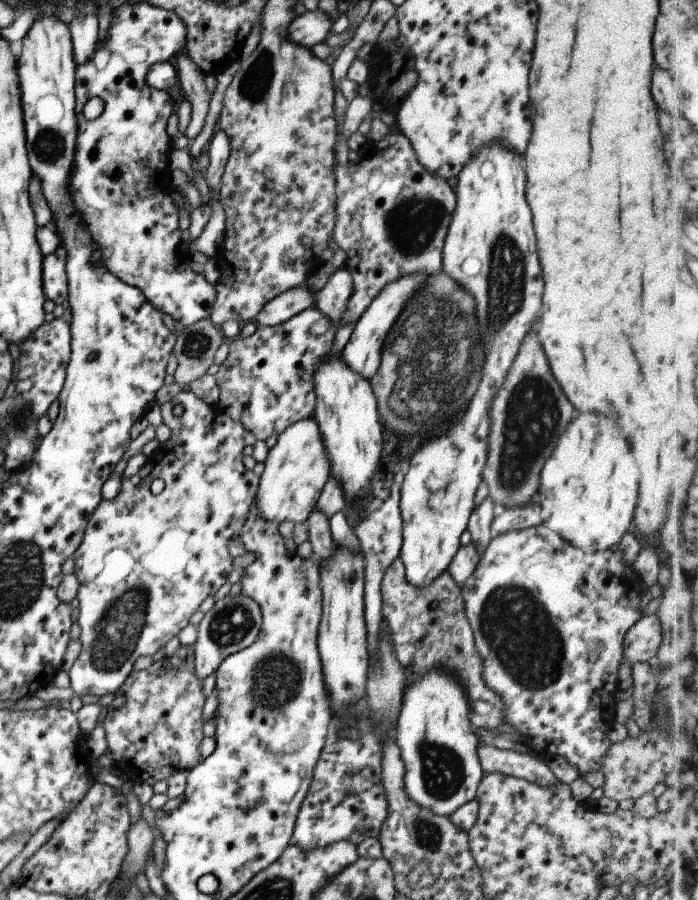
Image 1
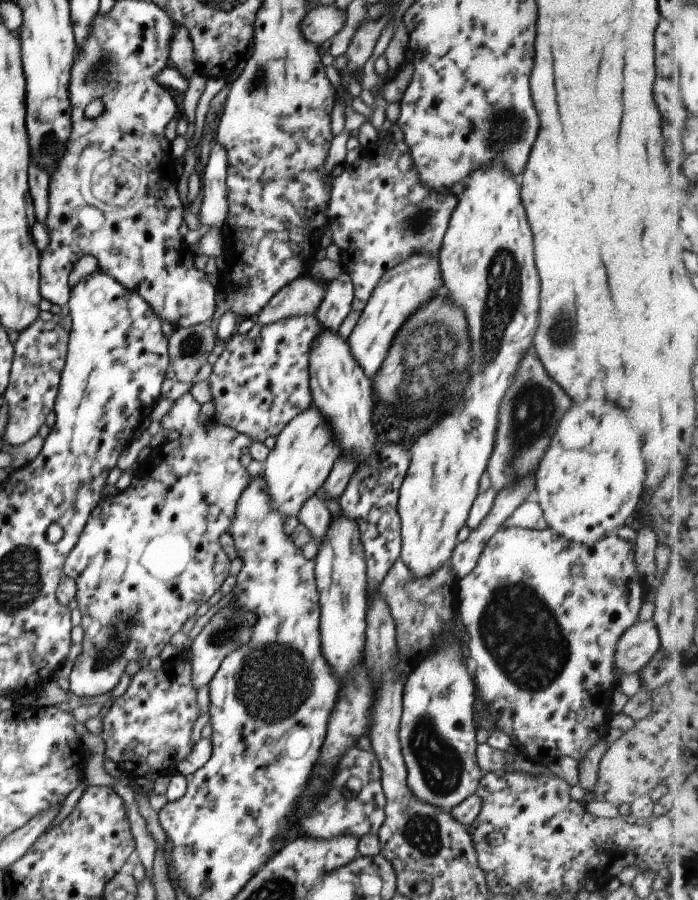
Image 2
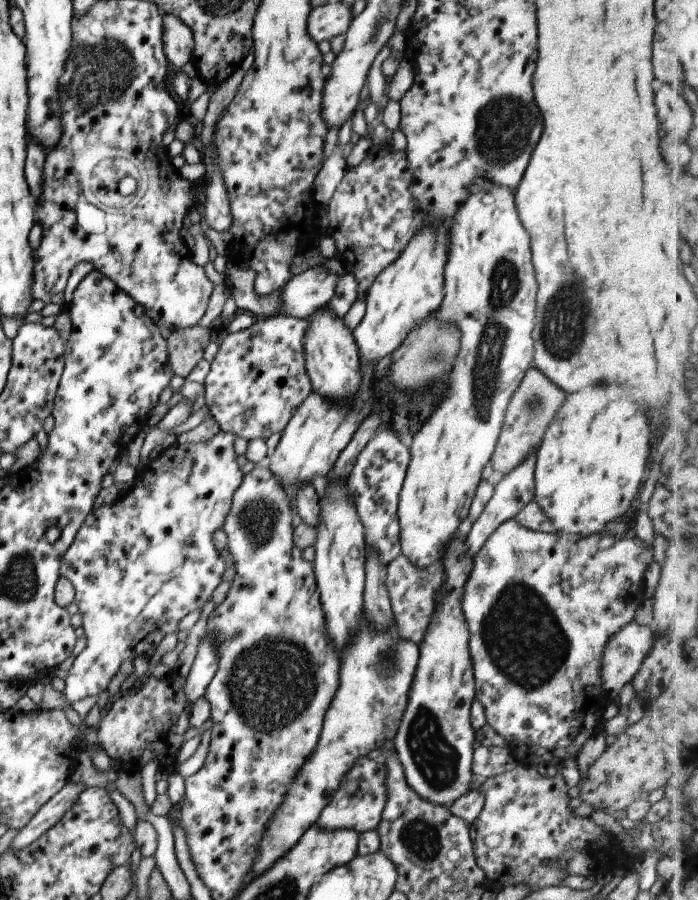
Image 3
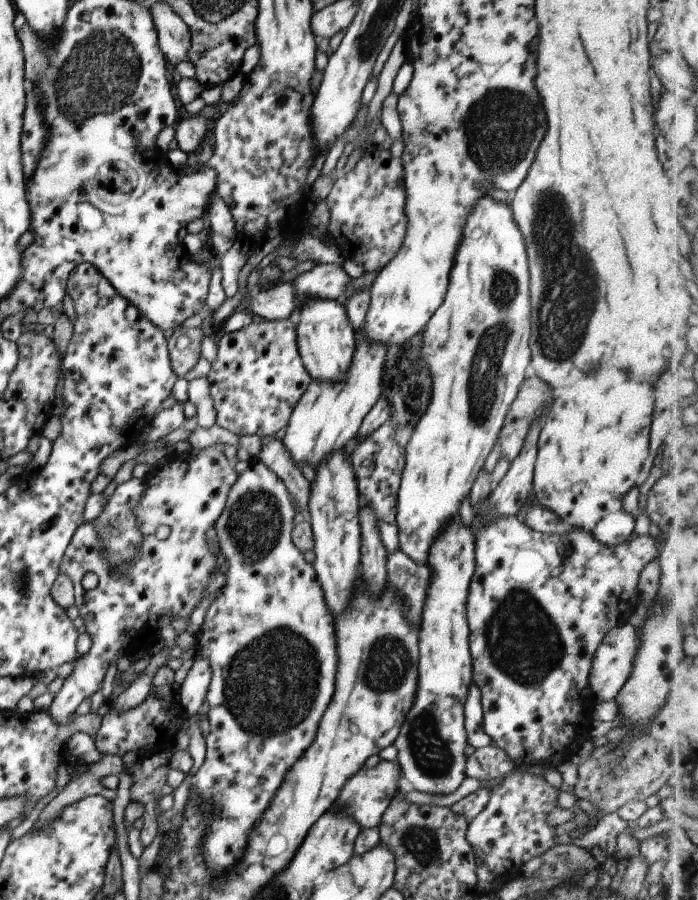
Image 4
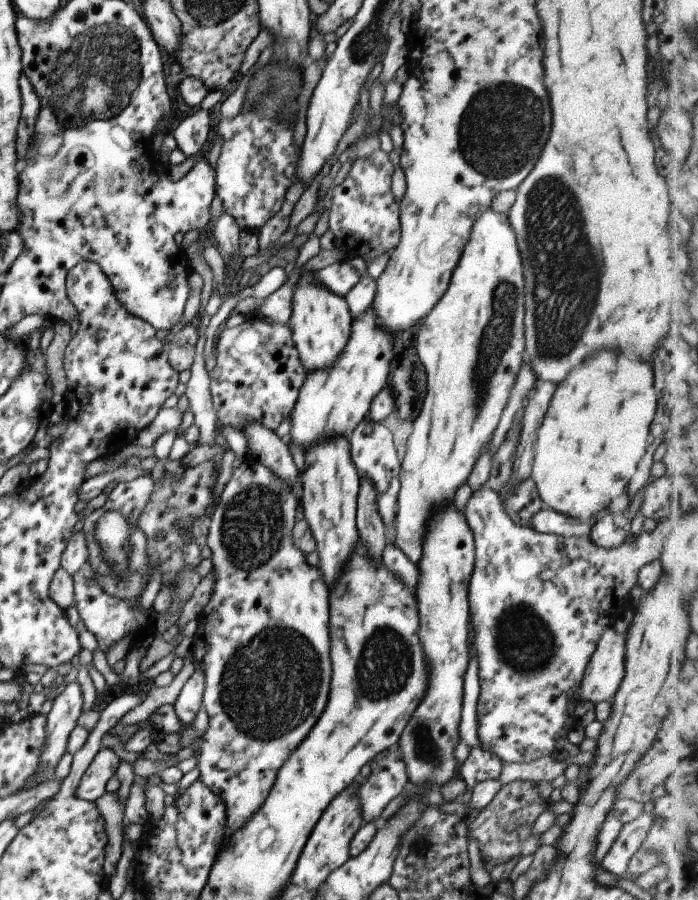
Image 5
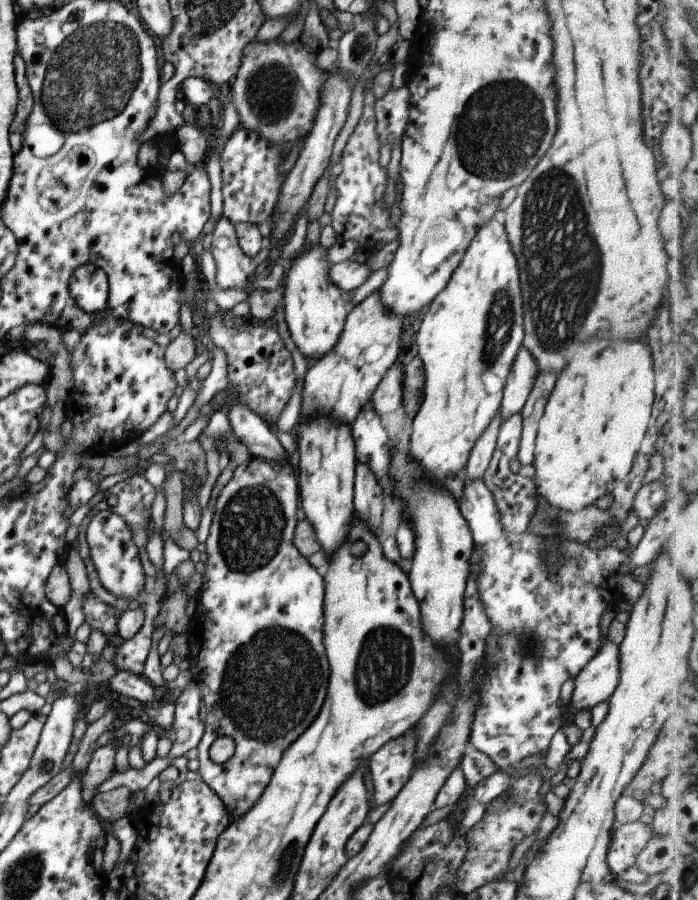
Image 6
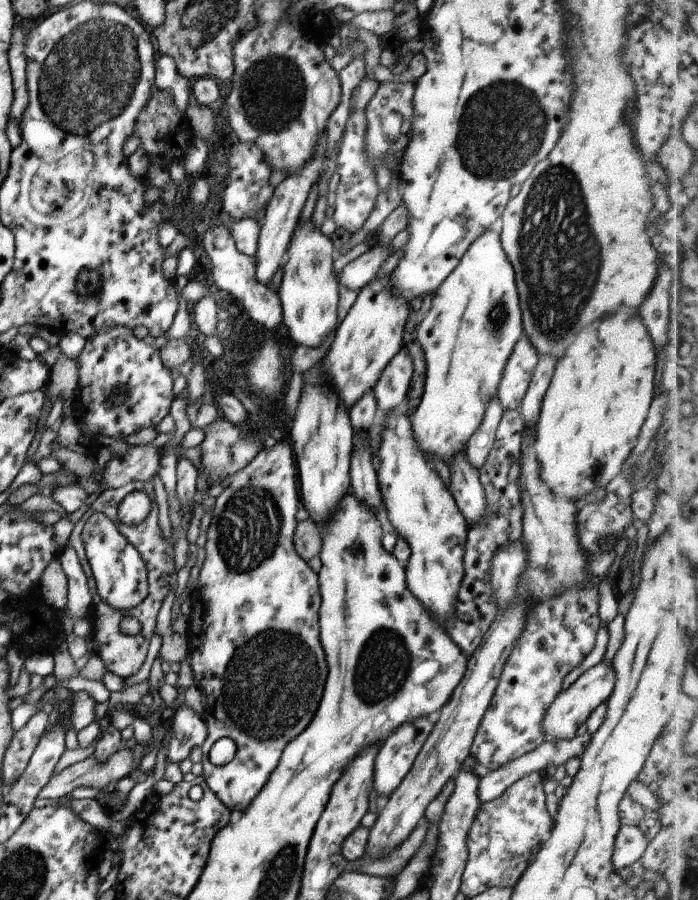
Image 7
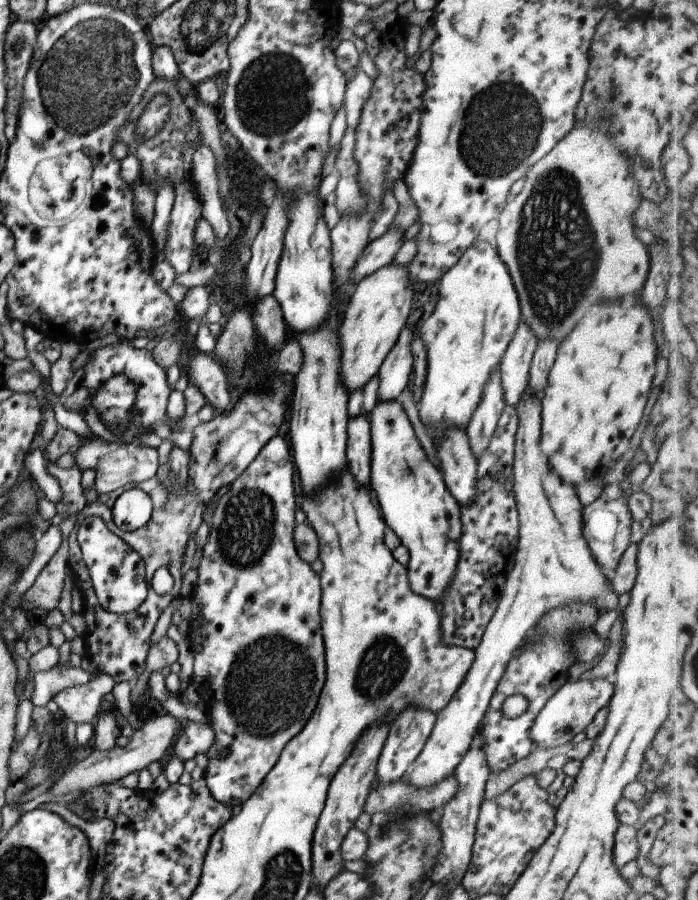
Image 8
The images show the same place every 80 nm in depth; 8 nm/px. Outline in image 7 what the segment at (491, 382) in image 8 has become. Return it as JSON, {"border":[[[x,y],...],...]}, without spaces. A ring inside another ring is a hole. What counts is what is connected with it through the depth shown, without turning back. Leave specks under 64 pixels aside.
{"border":[[[491,397],[483,409],[479,426],[471,433],[464,448],[467,460],[478,470],[494,441],[494,434],[503,410],[498,398]]]}

